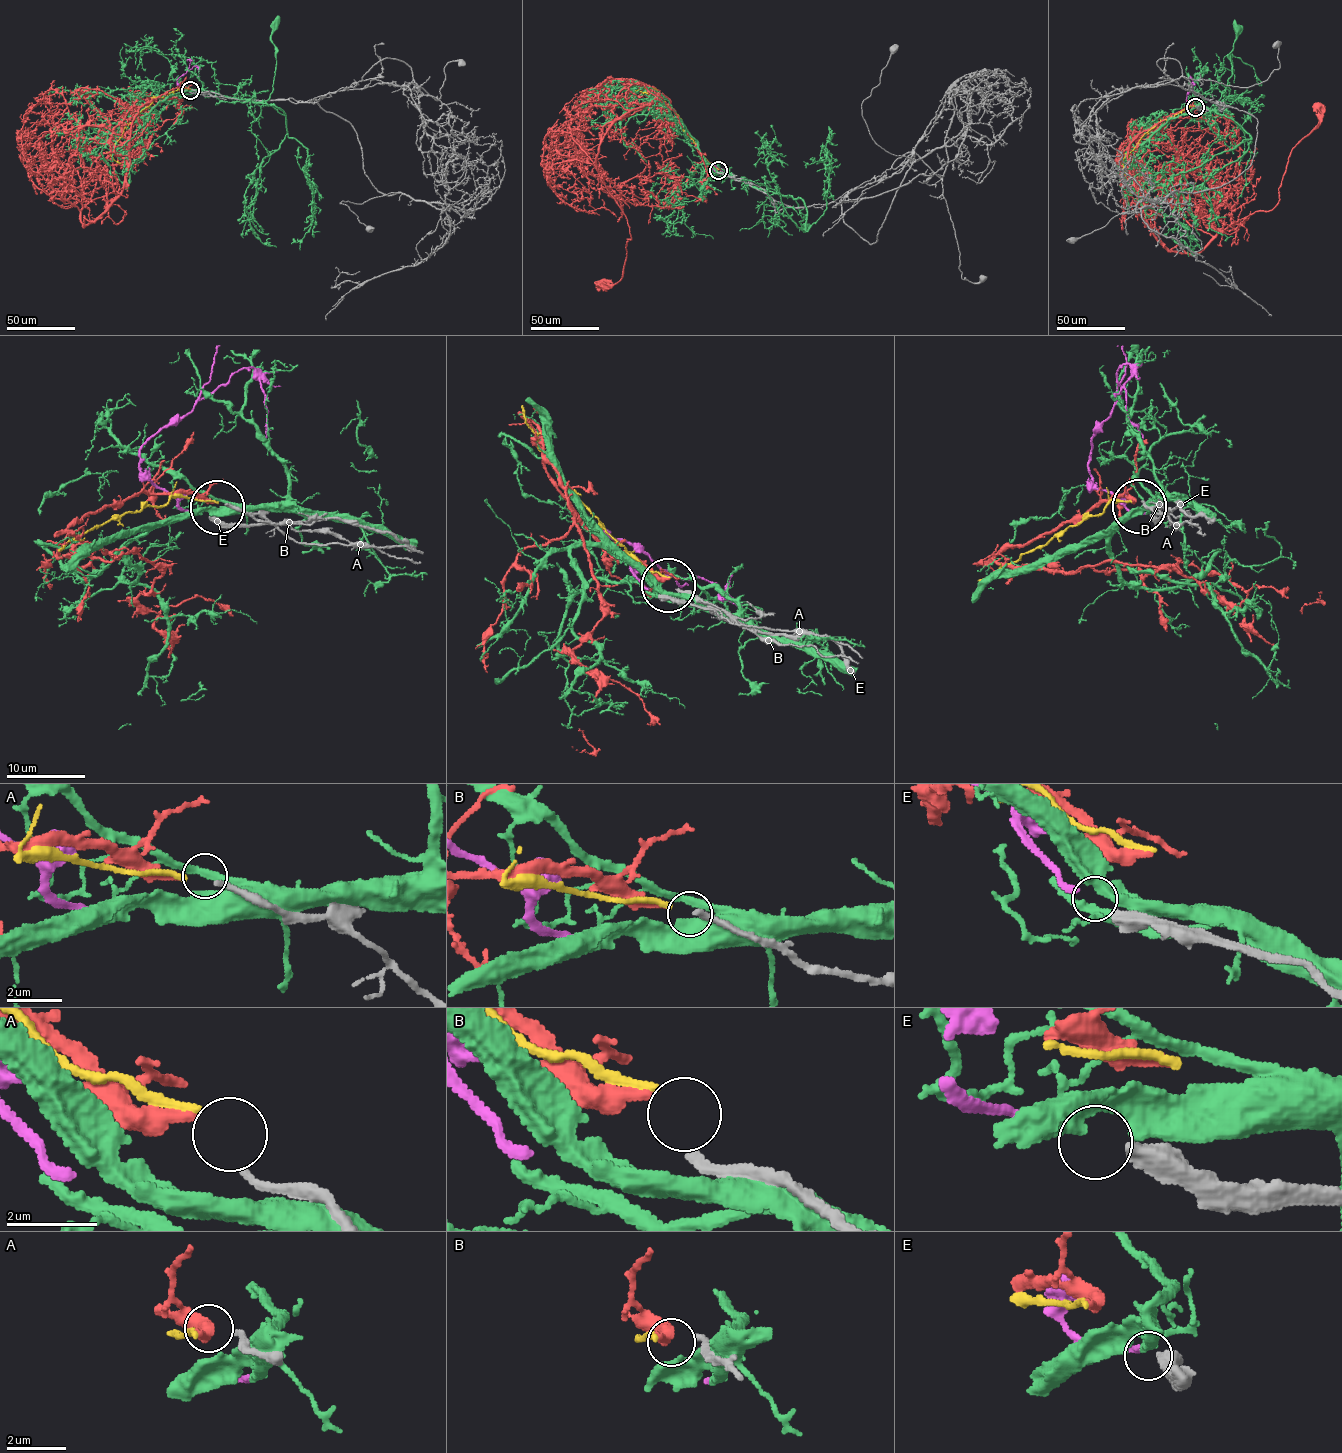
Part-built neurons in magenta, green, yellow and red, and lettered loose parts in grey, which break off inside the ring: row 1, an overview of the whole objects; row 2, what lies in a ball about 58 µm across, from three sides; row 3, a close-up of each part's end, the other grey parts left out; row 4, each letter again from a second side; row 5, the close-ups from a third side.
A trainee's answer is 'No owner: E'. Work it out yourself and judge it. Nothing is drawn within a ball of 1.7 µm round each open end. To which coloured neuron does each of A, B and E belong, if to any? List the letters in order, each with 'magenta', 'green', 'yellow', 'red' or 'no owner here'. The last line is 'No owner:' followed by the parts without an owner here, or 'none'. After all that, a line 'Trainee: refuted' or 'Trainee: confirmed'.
A: yellow
B: red
E: no owner here
No owner: E
Trainee: confirmed

